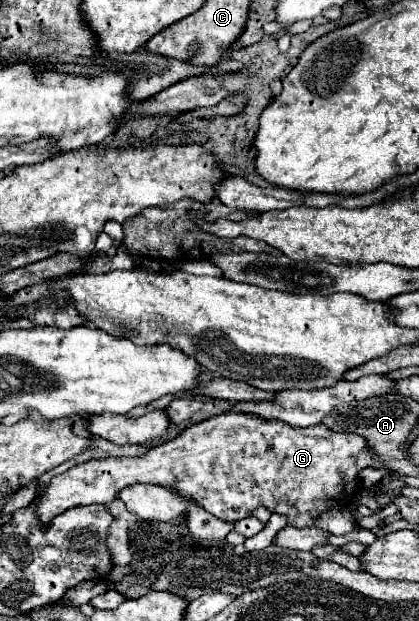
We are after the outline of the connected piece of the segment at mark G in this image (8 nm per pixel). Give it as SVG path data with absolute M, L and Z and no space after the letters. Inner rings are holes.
M229 411L187 427L179 437L155 445L139 457L109 457L75 465L61 475L55 475L39 493L35 503L39 519L49 523L65 509L91 503L111 503L117 499L119 491L129 485L155 483L193 497L205 511L227 523L237 523L245 517L251 517L255 509L265 507L269 513L283 515L291 527L311 527L321 513L329 509L345 509L353 503L353 497L359 489L359 473L365 467L381 469L381 457L377 457L377 453L373 453L367 447L367 441L357 433L331 431L323 423L311 427L291 427L283 425L283 421L269 421L261 419L259 415Z

